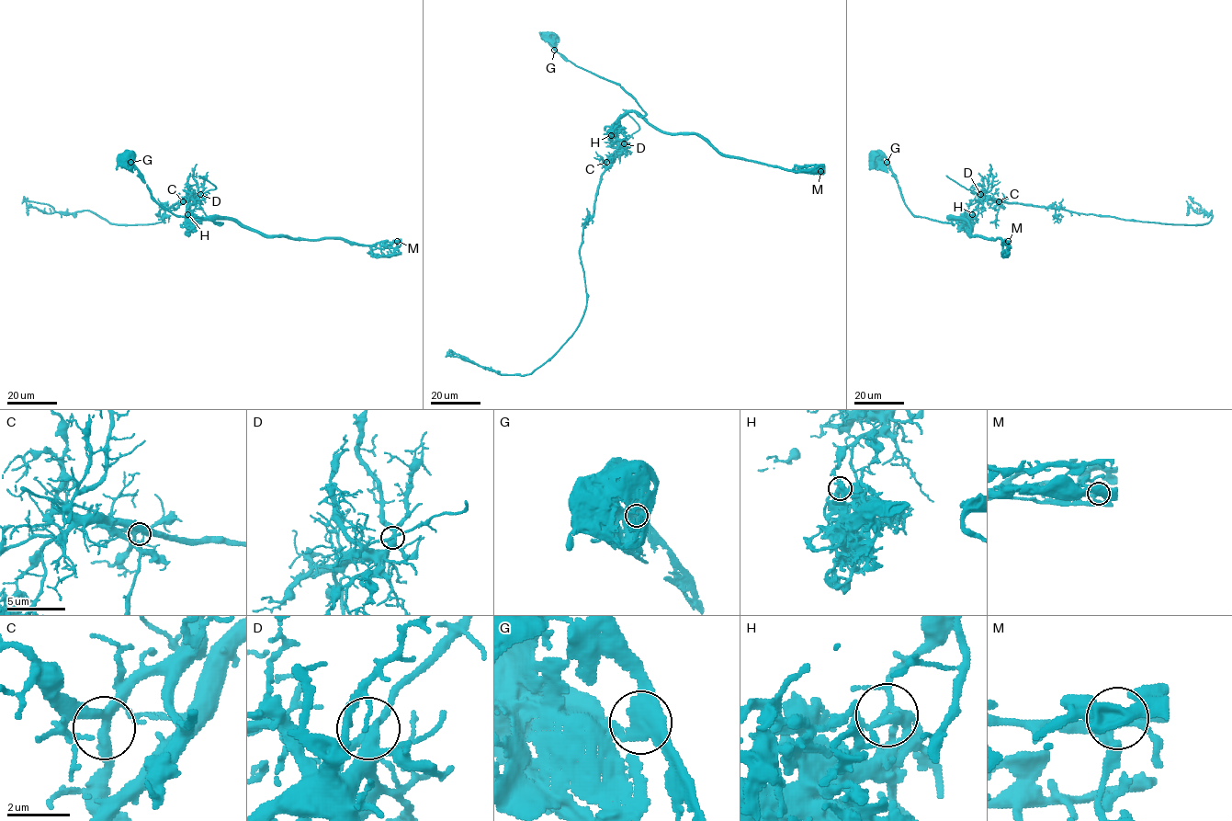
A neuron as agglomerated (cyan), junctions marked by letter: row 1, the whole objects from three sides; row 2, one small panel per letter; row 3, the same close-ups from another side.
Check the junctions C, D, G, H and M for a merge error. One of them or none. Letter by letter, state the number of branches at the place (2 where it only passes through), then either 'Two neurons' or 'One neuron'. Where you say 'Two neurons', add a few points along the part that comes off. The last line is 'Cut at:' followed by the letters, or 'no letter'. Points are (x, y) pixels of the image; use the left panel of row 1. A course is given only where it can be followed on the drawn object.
C: Branches: 4. One neuron
D: Branches: 3. One neuron
G: Branches: 3. One neuron
H: Branches: 4. Two neurons. Course of the part to remove: (187, 214), (195, 199), (162, 208), (160, 222), (127, 225), (21, 203)
M: Branches: 4. One neuron
Cut at: H

